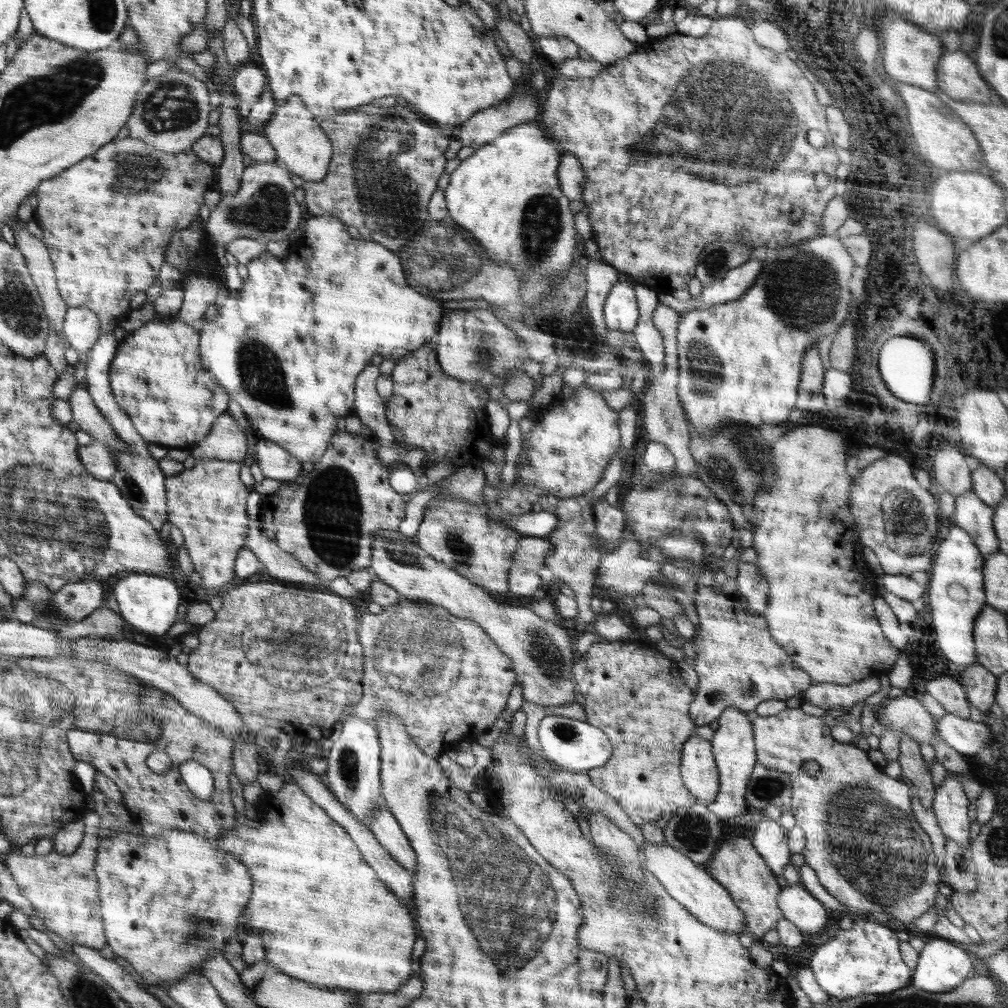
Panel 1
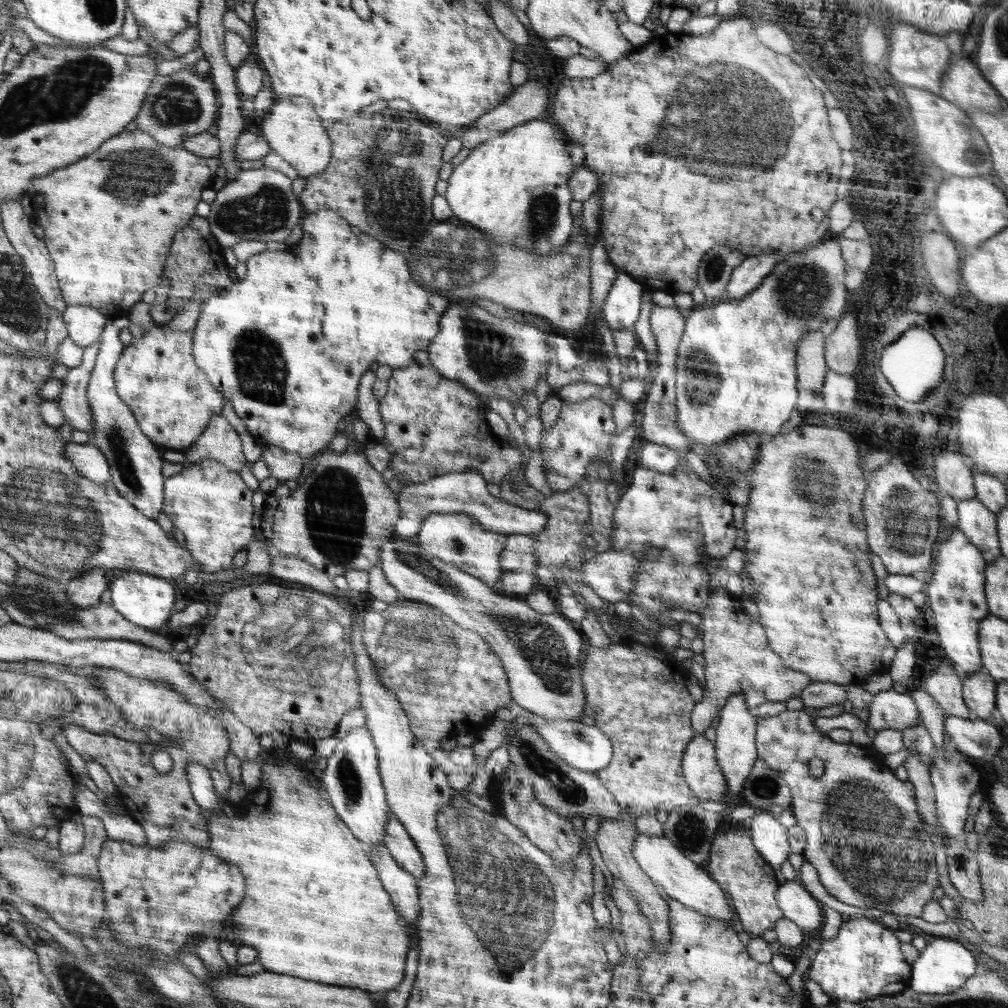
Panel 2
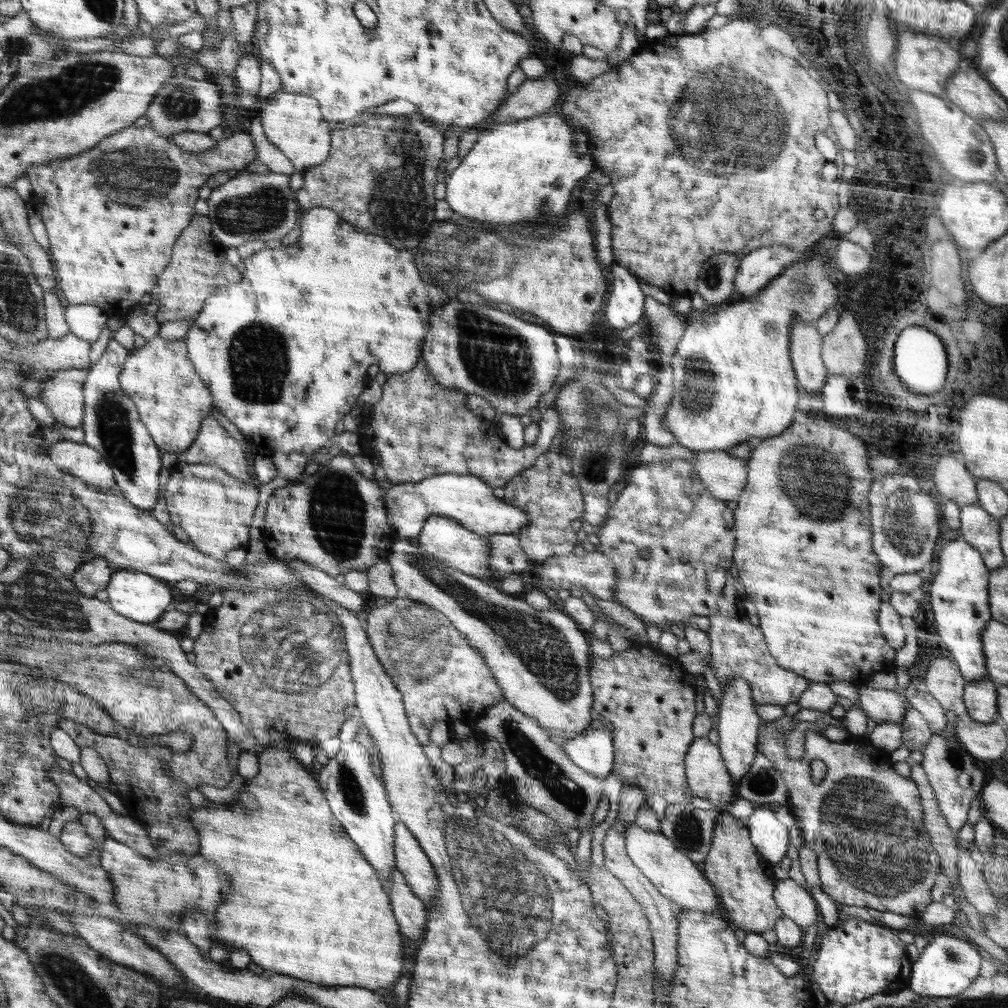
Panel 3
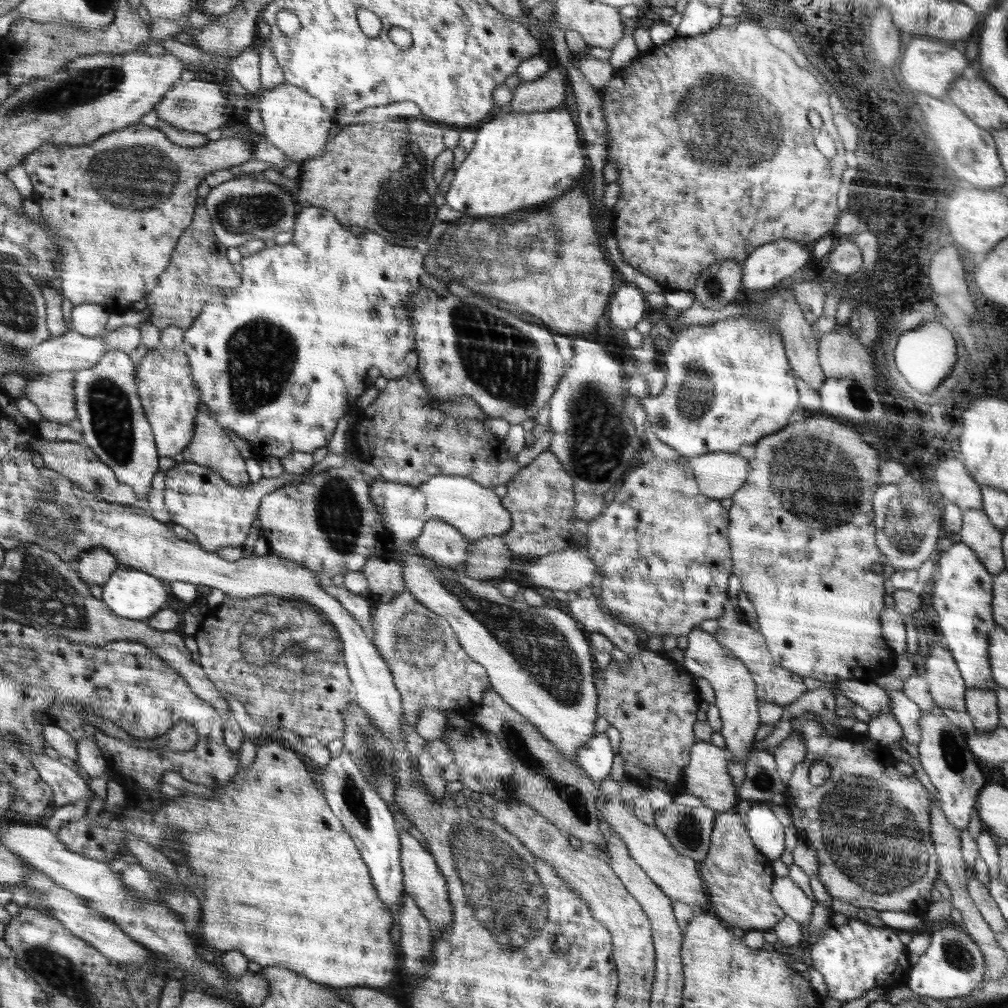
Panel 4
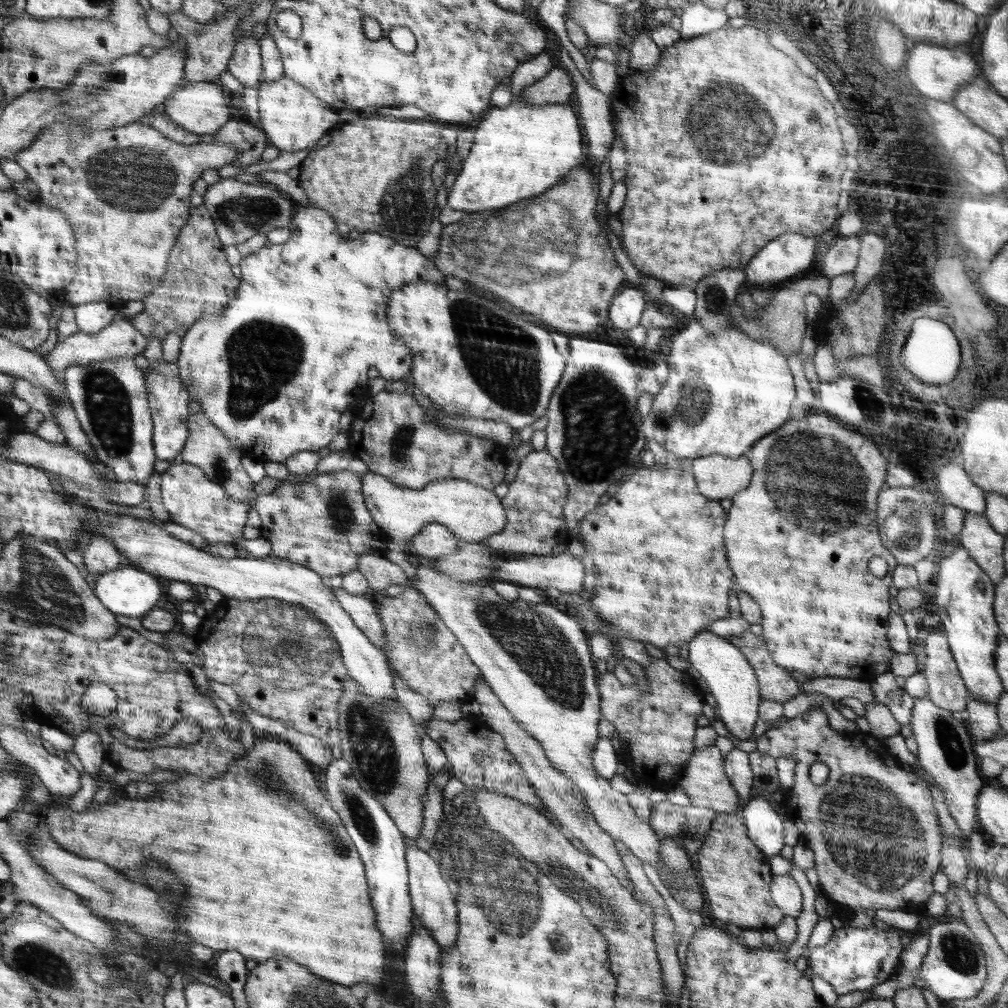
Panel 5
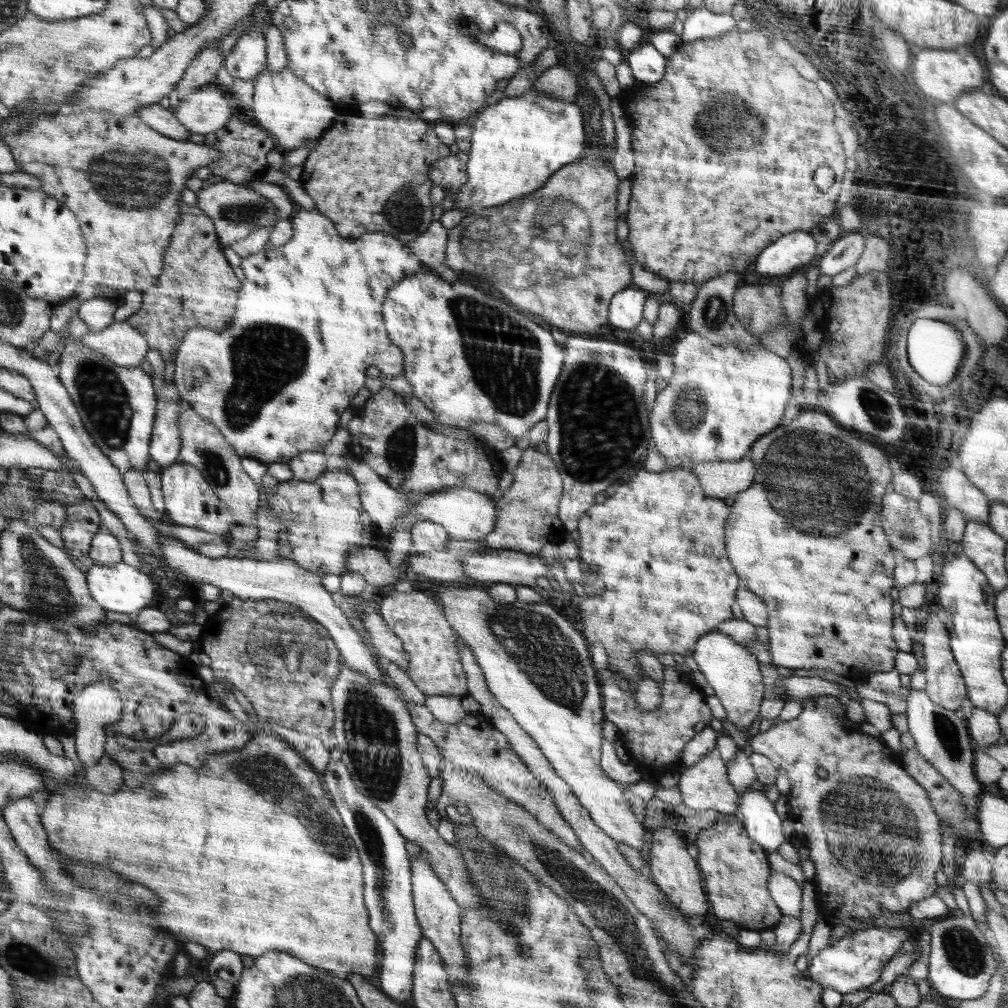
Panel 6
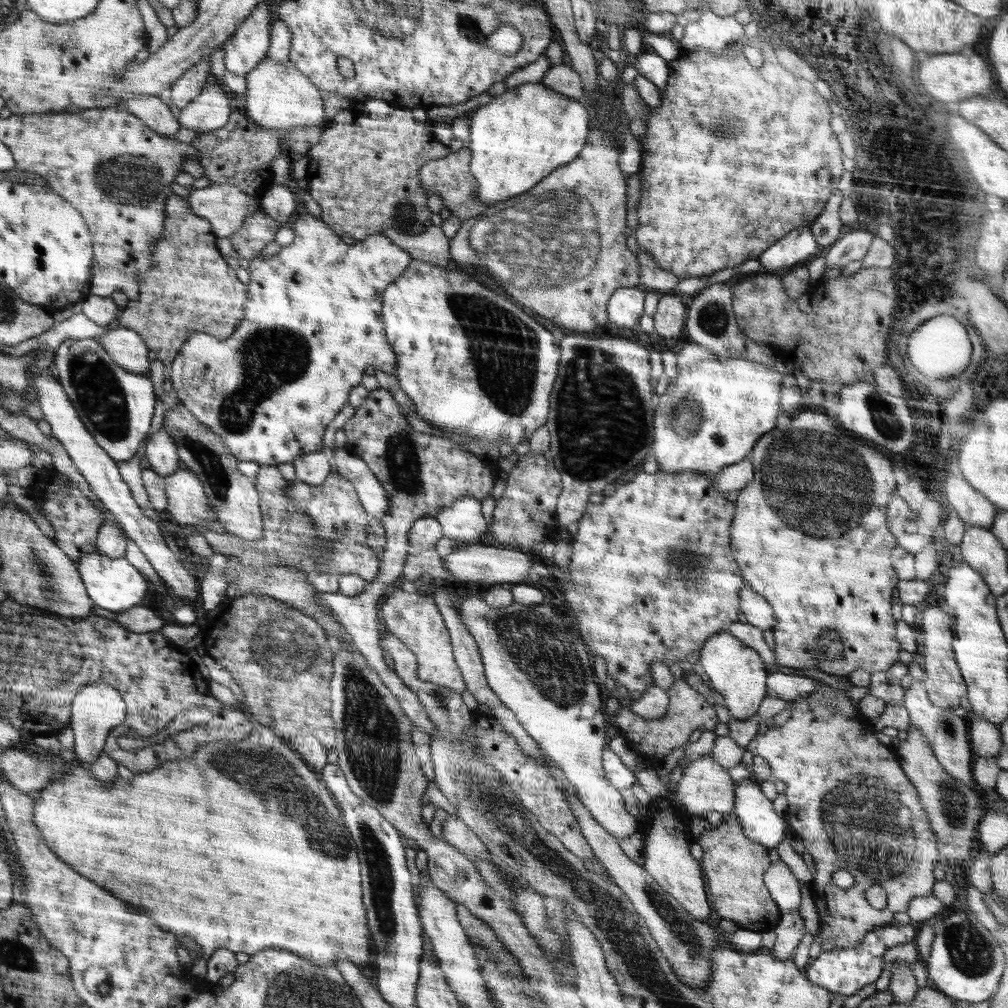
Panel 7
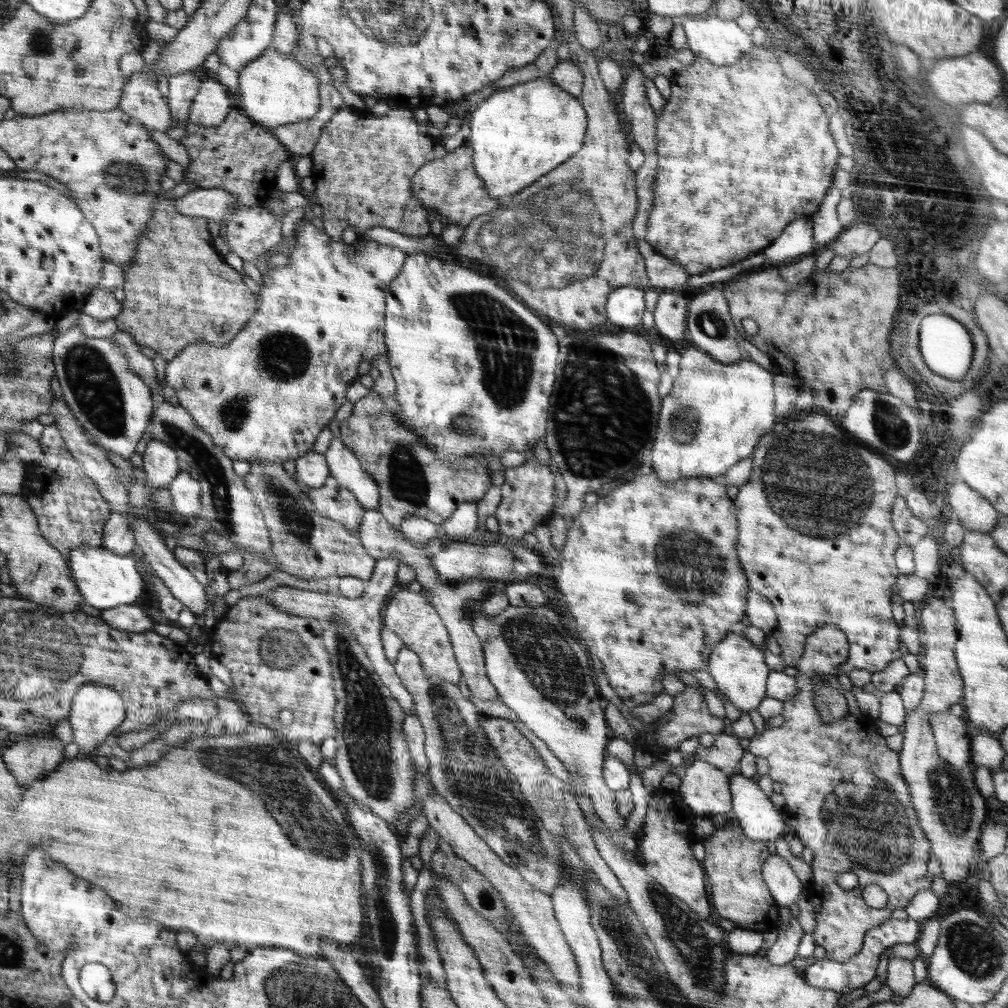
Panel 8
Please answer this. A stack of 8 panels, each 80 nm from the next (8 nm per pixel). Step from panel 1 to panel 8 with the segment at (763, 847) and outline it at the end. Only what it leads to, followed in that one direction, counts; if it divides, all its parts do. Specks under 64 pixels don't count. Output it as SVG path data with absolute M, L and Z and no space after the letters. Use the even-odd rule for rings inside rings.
M732 773L729 787L732 812L748 838L765 843L776 842L777 838L790 833L783 816L760 789L757 779Z

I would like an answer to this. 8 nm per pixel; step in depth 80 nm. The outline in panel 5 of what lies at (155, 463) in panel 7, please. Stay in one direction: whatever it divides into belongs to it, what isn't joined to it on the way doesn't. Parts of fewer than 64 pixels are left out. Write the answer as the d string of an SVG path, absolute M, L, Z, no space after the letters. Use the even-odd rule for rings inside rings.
M161 358L153 366L145 371L146 396L148 396L148 408L153 422L153 444L156 459L166 462L174 462L174 458L180 454L182 446L188 439L188 425L186 418L190 415L193 398L189 390L182 384L177 360L166 362Z

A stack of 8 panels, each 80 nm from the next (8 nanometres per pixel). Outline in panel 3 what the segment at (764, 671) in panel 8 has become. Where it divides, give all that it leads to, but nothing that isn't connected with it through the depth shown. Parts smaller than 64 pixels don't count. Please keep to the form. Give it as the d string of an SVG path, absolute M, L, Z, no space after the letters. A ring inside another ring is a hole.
M692 624L684 627L685 638L690 644L690 651L678 657L683 668L695 678L703 674L704 670L711 666L711 642L707 632L698 629ZM741 676L729 680L722 690L722 698L719 705L719 722L714 727L719 734L718 746L724 759L726 768L731 774L734 784L738 785L742 775L750 768L752 760L759 751L758 748L758 726L760 717L758 716L757 705L752 702L750 696L750 685L747 679Z

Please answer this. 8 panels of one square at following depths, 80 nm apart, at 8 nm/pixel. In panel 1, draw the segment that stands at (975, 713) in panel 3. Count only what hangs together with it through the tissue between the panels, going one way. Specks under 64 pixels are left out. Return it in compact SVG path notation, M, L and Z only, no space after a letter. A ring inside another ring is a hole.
M975 662L960 670L960 681L968 703L980 712L988 712L995 702L997 676Z

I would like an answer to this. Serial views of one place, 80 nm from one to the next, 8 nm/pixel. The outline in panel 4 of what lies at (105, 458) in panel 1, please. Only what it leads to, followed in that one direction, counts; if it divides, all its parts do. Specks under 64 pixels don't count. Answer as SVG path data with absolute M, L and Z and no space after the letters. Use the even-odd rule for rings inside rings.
M32 439L32 451L38 453L44 467L57 470L58 473L70 478L70 481L80 485L86 492L92 492L104 500L113 501L118 504L135 505L137 498L132 487L122 485L115 478L114 472L106 467L88 445L76 442L49 441L44 439Z

